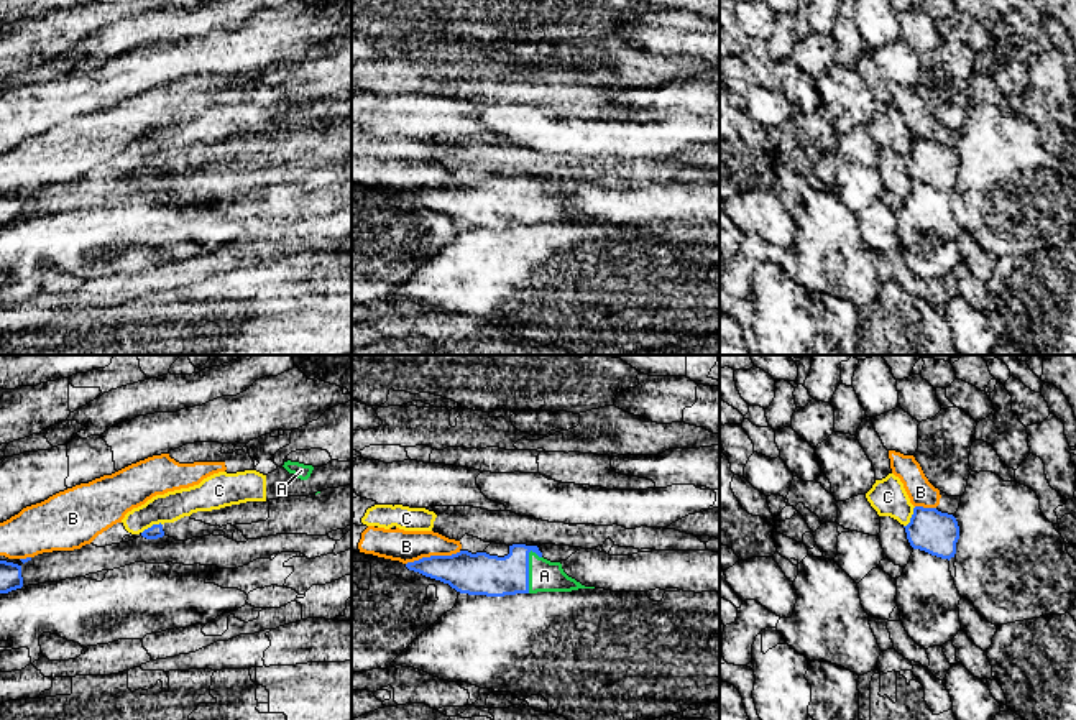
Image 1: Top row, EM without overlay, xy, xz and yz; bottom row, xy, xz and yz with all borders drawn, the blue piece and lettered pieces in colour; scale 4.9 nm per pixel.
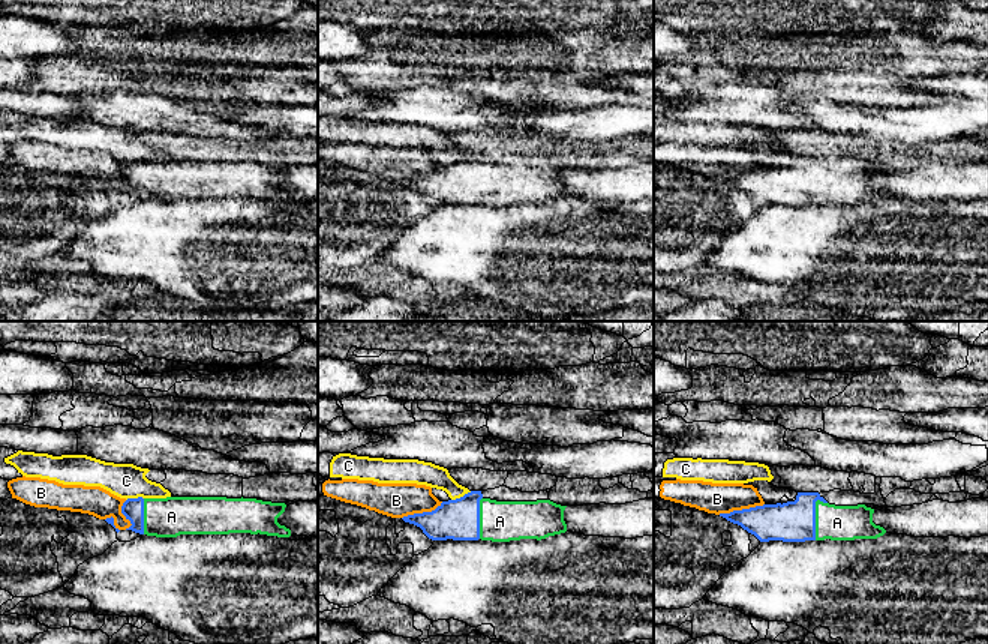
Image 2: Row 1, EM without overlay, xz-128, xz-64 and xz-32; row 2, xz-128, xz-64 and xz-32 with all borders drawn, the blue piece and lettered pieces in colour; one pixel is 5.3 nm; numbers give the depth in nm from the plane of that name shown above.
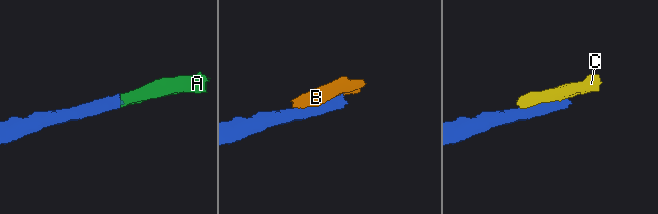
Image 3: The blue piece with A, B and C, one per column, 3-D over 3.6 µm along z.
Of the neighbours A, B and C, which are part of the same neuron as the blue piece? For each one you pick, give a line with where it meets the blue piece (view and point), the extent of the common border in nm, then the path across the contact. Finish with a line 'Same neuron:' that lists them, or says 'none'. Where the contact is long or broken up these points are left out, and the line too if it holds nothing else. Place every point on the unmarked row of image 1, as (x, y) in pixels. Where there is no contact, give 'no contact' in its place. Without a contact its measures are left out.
A: meets blue in xz at (528, 203); contact 220 nm long
Same neuron: A

